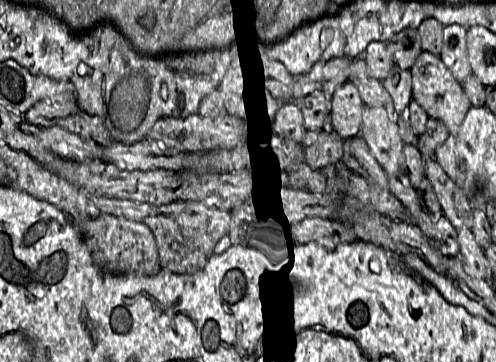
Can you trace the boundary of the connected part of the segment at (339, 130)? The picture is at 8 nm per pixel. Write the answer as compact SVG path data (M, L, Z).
M344 83L332 93L328 124L324 130L332 129L344 139L358 135L367 107L362 100L358 84L356 83L355 87Z

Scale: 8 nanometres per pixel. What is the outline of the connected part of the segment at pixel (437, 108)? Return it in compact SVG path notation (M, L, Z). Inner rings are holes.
M422 52L414 60L410 70L412 103L419 105L430 119L441 121L449 135L456 136L471 106L457 82L440 62L439 58L428 52Z

